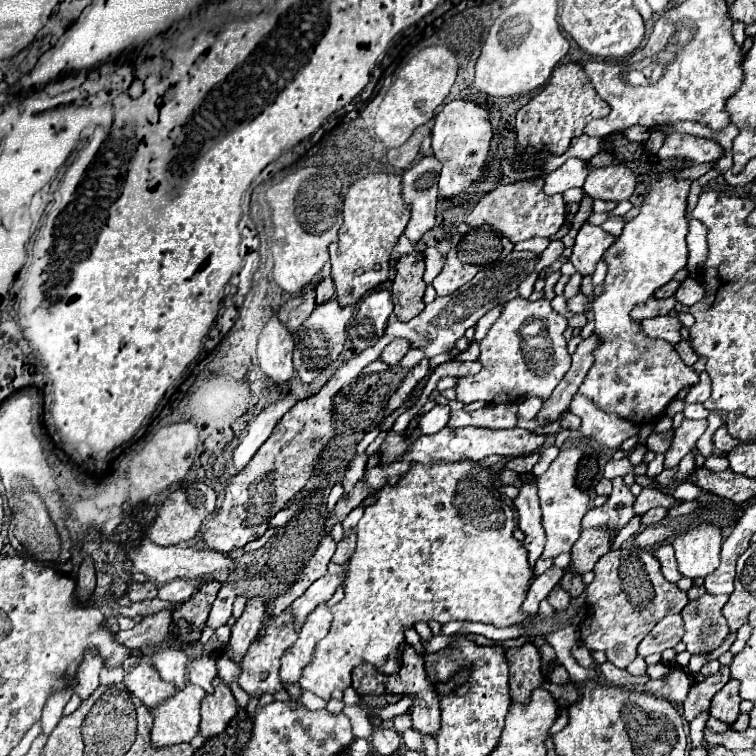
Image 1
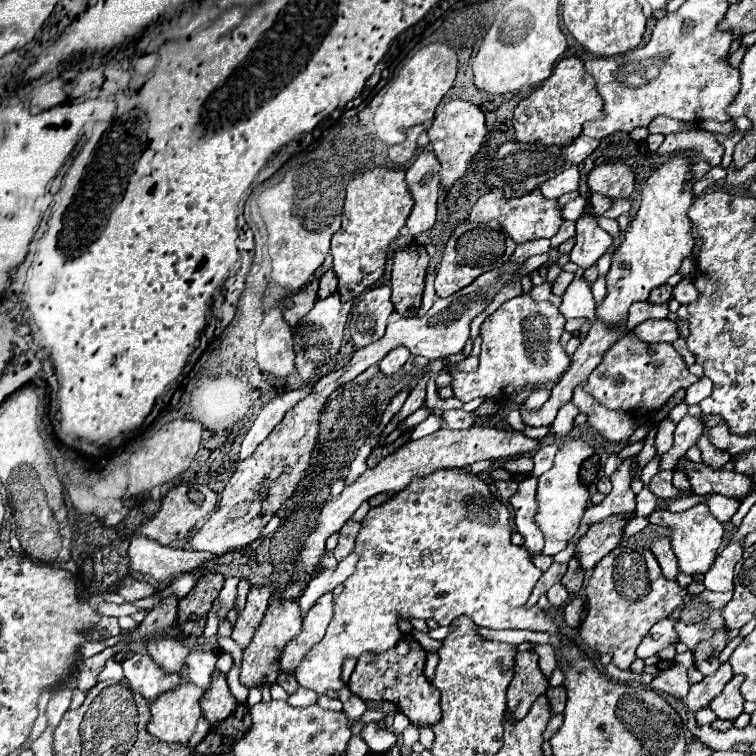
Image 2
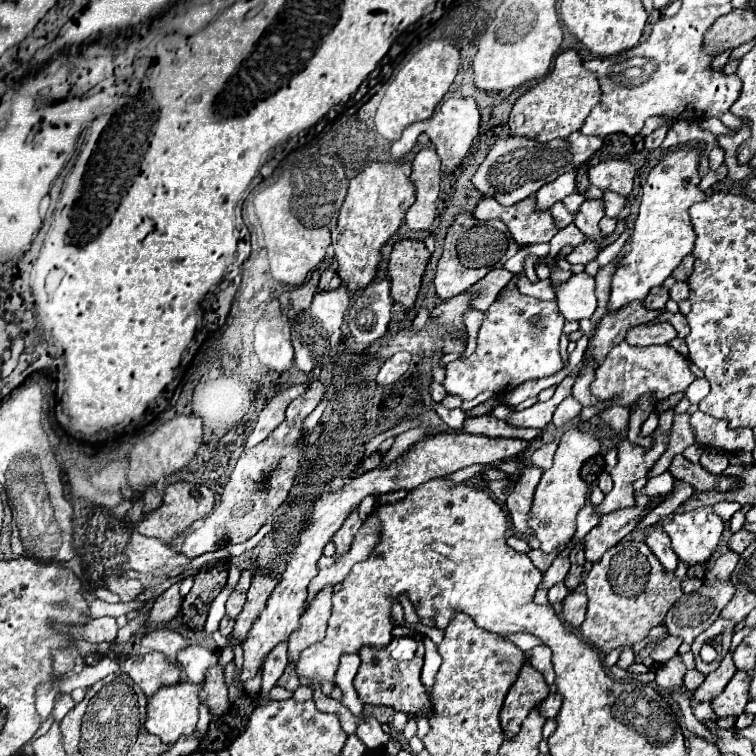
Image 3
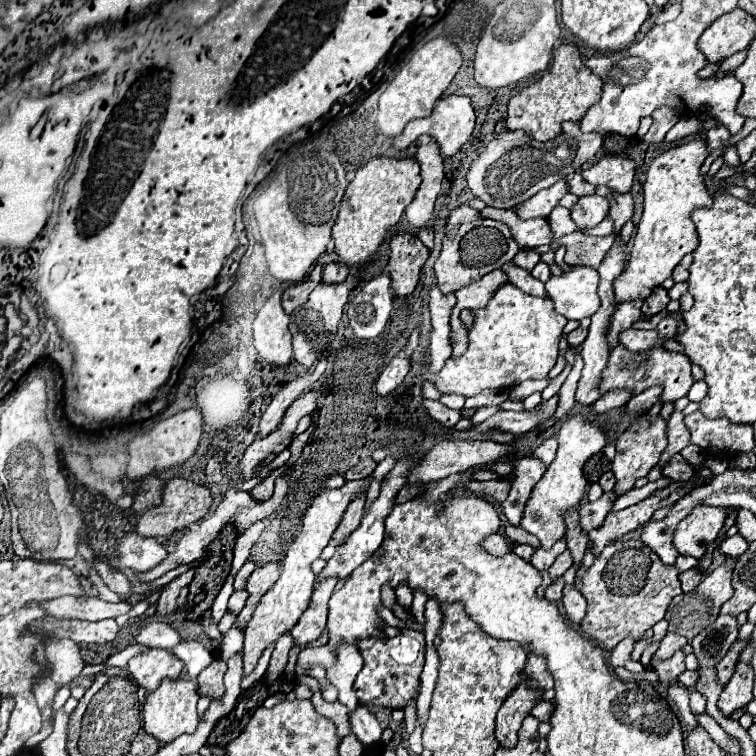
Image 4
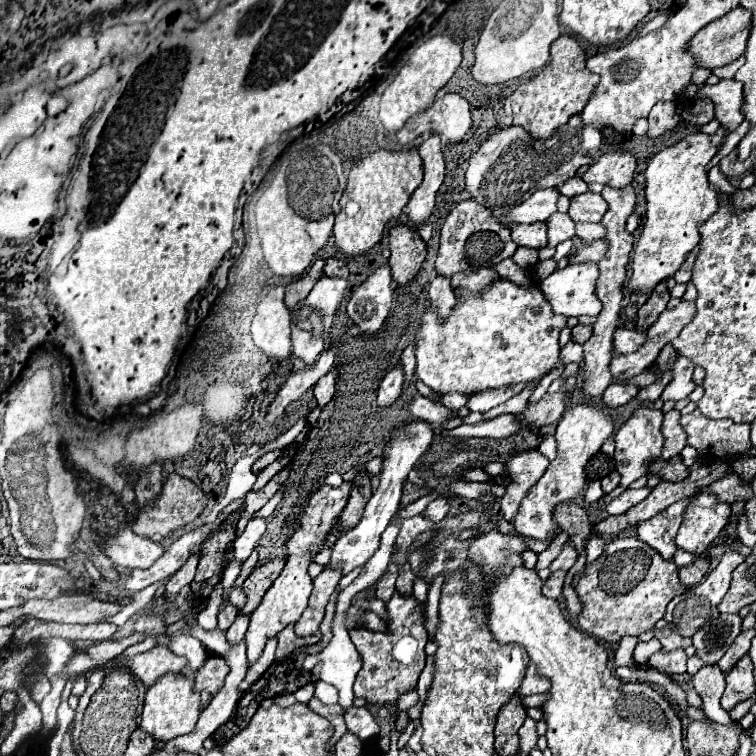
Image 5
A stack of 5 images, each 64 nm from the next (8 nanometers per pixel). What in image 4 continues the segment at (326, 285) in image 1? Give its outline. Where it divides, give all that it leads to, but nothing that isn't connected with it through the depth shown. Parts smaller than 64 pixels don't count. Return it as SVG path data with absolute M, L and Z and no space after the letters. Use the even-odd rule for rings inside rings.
M336 262L336 264L328 264L328 266L324 266L322 284L340 284L340 282L346 280L346 276L348 276L348 268L346 268L346 264L340 264L340 262Z

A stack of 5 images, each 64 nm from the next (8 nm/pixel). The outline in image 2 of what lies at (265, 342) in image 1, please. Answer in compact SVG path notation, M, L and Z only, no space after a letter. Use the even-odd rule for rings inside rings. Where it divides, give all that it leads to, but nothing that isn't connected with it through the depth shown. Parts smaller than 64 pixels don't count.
M272 308L256 334L258 364L264 372L286 378L294 372L294 350L292 350L292 330L284 324L278 308Z

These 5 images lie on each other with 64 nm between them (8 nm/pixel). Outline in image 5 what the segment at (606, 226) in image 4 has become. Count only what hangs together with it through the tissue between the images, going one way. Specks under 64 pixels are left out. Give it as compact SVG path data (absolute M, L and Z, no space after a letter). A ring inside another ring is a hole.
M576 224L576 234L582 240L592 242L596 238L604 238L606 236L606 228L604 228L604 224Z

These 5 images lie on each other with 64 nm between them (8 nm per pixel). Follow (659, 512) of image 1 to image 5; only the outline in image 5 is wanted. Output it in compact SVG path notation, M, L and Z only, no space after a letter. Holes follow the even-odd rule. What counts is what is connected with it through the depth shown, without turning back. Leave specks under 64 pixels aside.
M698 494L686 508L676 546L690 554L704 554L726 526L728 516L730 506L726 502L718 502L712 494Z

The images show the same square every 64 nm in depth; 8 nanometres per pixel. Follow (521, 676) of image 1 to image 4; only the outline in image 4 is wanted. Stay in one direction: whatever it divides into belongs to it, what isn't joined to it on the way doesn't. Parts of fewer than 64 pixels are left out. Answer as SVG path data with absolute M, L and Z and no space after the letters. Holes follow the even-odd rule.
M522 680L504 700L496 718L496 738L500 746L512 748L518 742L518 730L530 710L542 700L542 688L530 688L528 680Z

